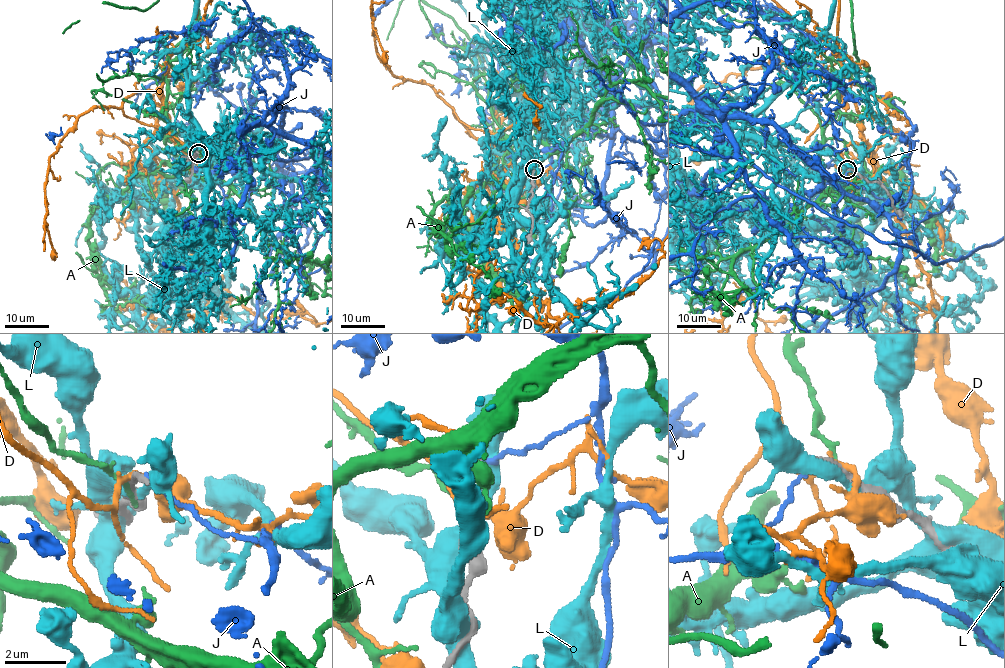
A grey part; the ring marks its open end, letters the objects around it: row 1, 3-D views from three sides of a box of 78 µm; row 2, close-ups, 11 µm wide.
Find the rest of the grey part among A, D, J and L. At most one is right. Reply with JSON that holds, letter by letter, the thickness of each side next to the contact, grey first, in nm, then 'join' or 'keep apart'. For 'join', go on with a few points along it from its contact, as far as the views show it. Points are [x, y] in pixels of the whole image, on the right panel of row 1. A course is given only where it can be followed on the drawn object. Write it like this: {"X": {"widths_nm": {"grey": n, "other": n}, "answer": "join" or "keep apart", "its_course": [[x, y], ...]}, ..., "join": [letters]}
{"A": {"widths_nm": {"grey": 280, "other": 160}, "answer": "keep apart"}, "D": {"widths_nm": {"grey": 200, "other": 200}, "answer": "keep apart"}, "J": {"widths_nm": {"grey": 220, "other": 120}, "answer": "keep apart"}, "L": {"widths_nm": {"grey": 200, "other": 400}, "answer": "keep apart"}, "join": []}

